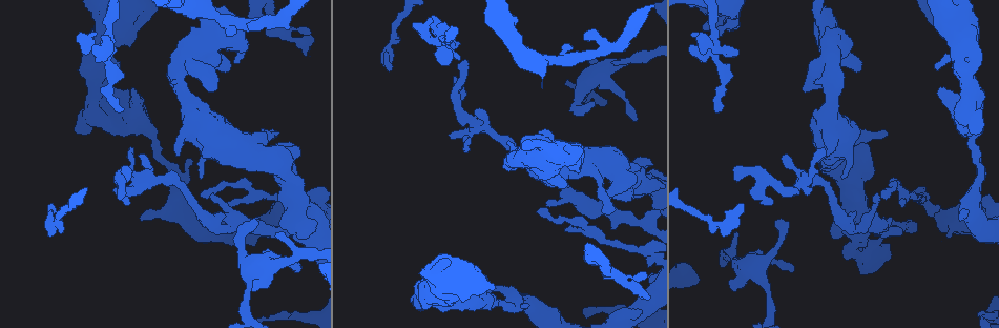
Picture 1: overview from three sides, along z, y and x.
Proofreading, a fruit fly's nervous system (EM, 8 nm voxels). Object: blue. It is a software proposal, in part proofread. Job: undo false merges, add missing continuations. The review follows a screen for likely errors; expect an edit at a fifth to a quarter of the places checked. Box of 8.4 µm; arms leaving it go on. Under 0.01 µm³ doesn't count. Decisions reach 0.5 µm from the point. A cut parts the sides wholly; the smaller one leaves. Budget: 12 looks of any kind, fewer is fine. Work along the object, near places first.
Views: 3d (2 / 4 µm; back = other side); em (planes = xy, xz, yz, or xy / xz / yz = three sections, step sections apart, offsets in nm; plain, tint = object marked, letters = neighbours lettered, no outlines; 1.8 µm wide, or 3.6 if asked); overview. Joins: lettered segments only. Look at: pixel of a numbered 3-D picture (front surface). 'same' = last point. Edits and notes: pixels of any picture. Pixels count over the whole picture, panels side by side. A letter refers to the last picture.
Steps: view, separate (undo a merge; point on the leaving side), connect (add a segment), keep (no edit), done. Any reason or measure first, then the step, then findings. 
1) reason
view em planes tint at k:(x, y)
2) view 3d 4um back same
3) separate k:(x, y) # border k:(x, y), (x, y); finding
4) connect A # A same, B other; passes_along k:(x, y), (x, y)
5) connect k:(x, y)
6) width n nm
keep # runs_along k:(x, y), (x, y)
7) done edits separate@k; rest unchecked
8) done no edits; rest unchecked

an open end
view em planes tint at 1:(284, 227)

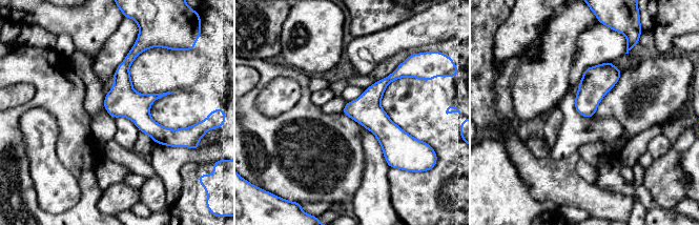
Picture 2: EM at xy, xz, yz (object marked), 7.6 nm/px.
what lies round it
view em planes letters same

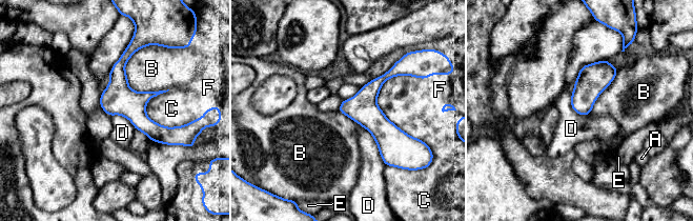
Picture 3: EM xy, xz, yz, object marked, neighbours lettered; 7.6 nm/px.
keep # A other, B other, C other, D other, E other, F other; border 3:(361, 125), (371, 135), (386, 165); none of them fits

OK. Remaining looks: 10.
an open end
view em planes letters at 1:(633, 117)

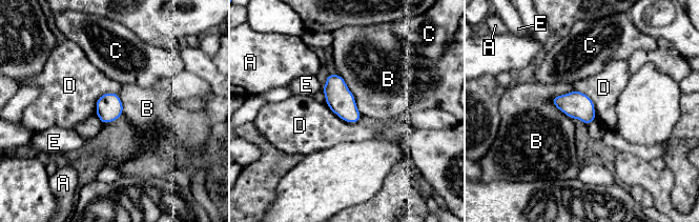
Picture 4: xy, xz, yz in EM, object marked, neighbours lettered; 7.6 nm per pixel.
longest_contact D 280 nm
keep # A other, B other, C other, D other, E other; border 4:(554, 96), (553, 103), (572, 119); none of them fits

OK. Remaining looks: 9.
branch stops here
view em planes letters at 1:(254, 289)

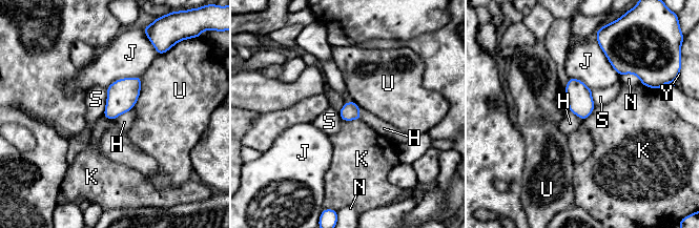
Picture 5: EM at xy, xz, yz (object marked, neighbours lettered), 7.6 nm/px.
keep # H other, J other, K other, N other, S other, U other, Y other; border 5:(131, 109), (121, 114), (115, 120); none of them fits

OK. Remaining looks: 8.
calibre changes
view em 3.6um xz step 8 tint at 1:(224, 41)

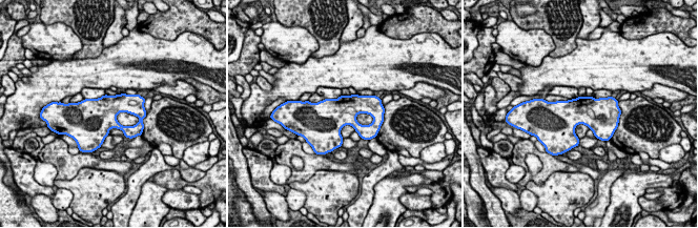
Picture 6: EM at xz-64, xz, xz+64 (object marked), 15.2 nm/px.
cut it another way
view em 3.6um planes tint same

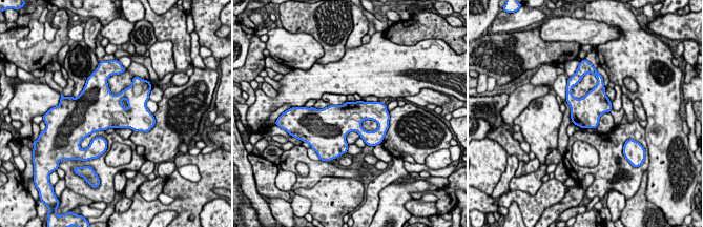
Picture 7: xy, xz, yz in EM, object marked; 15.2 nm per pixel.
view em 3.6um planes letters same

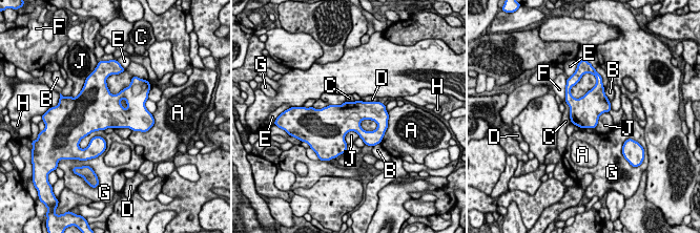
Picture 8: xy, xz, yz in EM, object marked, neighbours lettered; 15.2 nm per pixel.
keep # A other, B other, C other, D other, E other, F other, G other, H other, J other; border 8:(609, 111), (585, 128); continuous, no second neuron

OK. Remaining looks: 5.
calibre changes
view 3d 4um at 1:(844, 150)

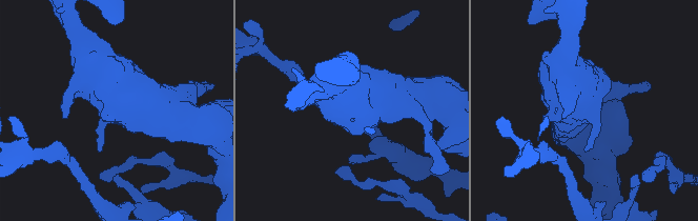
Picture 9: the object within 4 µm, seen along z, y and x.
view em 3.6um planes plain at 9:(587, 112)

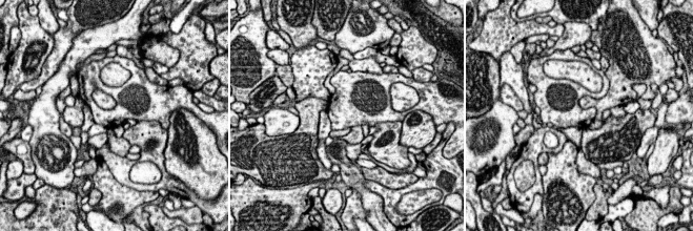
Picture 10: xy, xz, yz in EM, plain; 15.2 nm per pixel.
what lies round it
view em 3.6um planes letters same

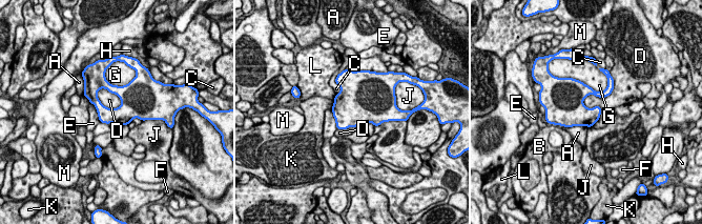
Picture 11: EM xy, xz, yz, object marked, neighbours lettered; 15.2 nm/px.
longest_contact D 550 nm
keep # A other, B other, C other, D other, E other, F other, G other, H other, J other, K other, L other, M other; border 11:(614, 88), (582, 102); continuous, no second neuron

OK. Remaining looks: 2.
an open end
view em yz step 8 tint at 1:(960, 217)

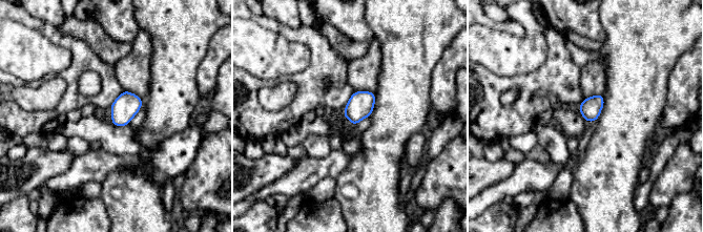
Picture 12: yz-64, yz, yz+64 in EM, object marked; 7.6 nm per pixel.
view em planes letters same

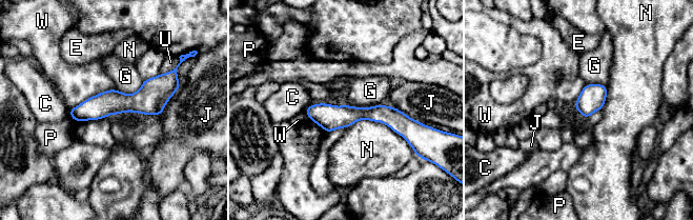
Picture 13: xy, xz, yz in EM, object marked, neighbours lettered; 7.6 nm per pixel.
keep # C other, E other, G other, J other, N other, P other, U other, W other; none of them fits

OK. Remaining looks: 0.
done no edits; rest unchecked

